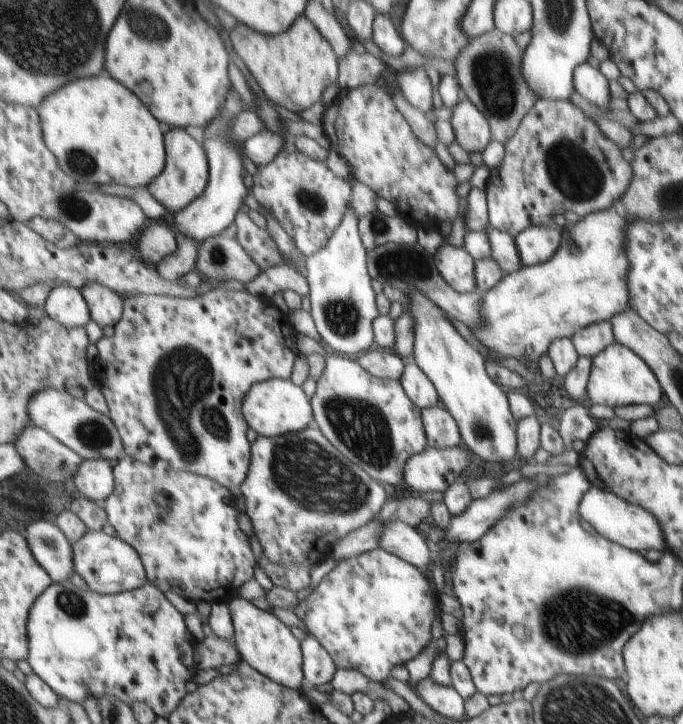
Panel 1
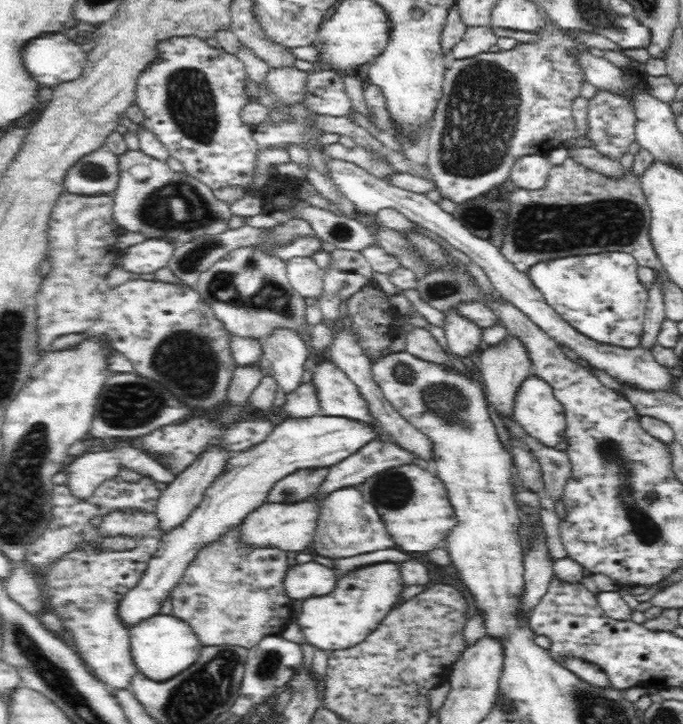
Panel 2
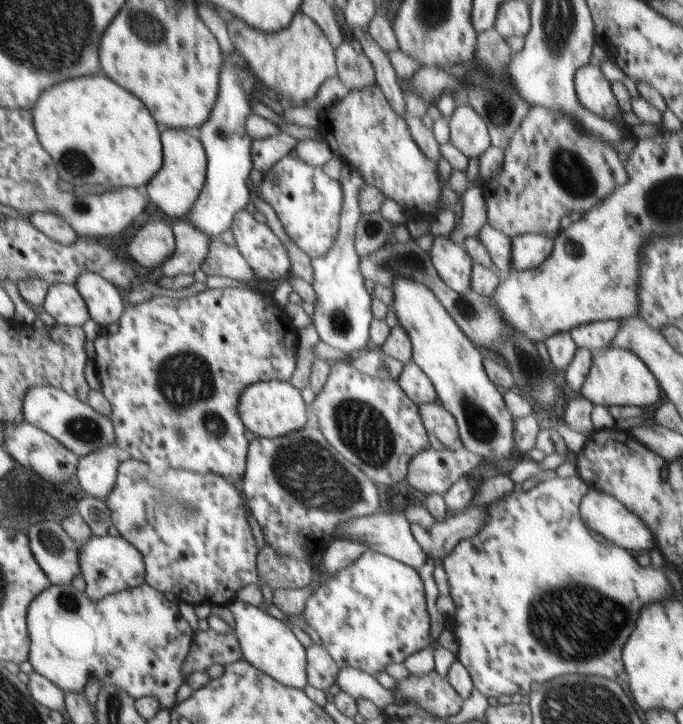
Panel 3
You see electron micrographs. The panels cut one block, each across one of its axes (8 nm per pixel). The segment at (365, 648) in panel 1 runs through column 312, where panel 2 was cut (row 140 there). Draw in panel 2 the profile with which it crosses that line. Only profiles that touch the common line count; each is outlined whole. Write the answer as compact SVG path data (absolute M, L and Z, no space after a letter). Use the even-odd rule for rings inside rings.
M606 91L589 100L589 138L602 155L620 159L634 138L634 115L630 105Z

